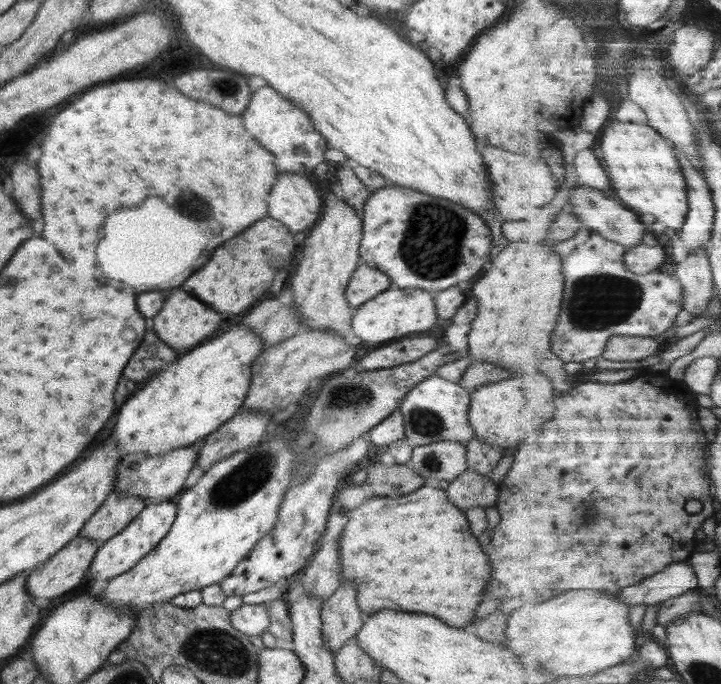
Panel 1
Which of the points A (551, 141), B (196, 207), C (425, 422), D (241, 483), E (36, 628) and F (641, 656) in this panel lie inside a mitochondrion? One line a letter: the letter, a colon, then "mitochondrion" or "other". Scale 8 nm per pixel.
A: other
B: mitochondrion
C: mitochondrion
D: mitochondrion
E: other
F: other

